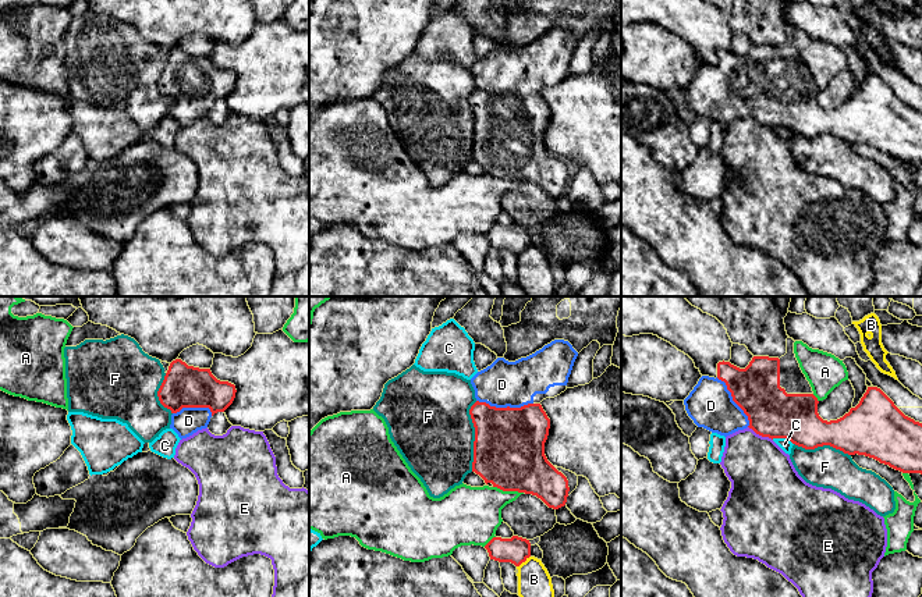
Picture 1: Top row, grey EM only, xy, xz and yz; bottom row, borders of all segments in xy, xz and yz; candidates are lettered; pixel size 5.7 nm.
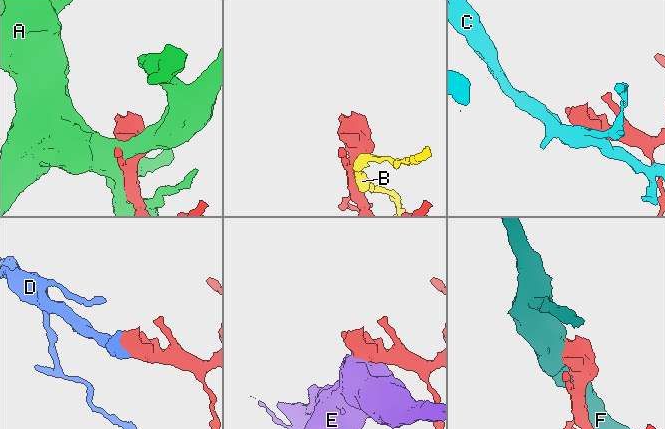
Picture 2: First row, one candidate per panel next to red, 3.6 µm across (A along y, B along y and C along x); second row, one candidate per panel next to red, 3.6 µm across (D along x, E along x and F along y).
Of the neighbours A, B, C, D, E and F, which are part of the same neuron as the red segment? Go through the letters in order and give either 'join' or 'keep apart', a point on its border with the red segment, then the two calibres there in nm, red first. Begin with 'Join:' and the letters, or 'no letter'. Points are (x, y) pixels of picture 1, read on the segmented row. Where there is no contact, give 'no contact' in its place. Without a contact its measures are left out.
Join: D
A: keep apart | xz (509, 490) | 420/320 nm
B: keep apart | xz (522, 561) | 160/190 nm
C: keep apart | yz (783, 437) | 280/70 nm
D: join | xz (504, 408) | 420/260 nm
E: keep apart | yz (761, 434) | 280/380 nm
F: keep apart | xz (475, 436) | 420/460 nm

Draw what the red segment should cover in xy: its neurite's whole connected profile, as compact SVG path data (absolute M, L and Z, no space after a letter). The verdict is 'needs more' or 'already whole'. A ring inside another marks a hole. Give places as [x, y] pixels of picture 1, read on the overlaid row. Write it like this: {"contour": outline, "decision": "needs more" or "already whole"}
{"contour": "M175 359L157 397L173 413L170 429L182 440L206 429L214 413L224 412L233 404L235 392L234 384L217 380L210 369L188 366Z", "decision": "needs more"}

